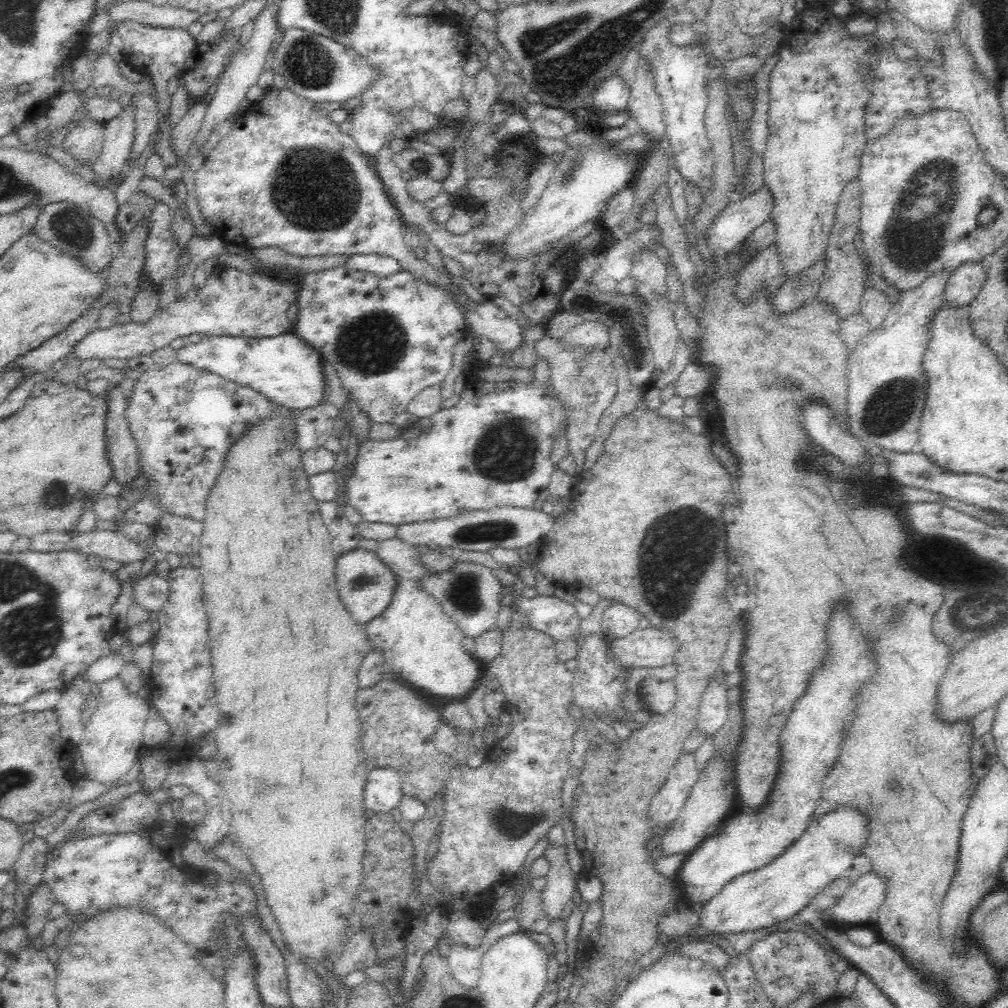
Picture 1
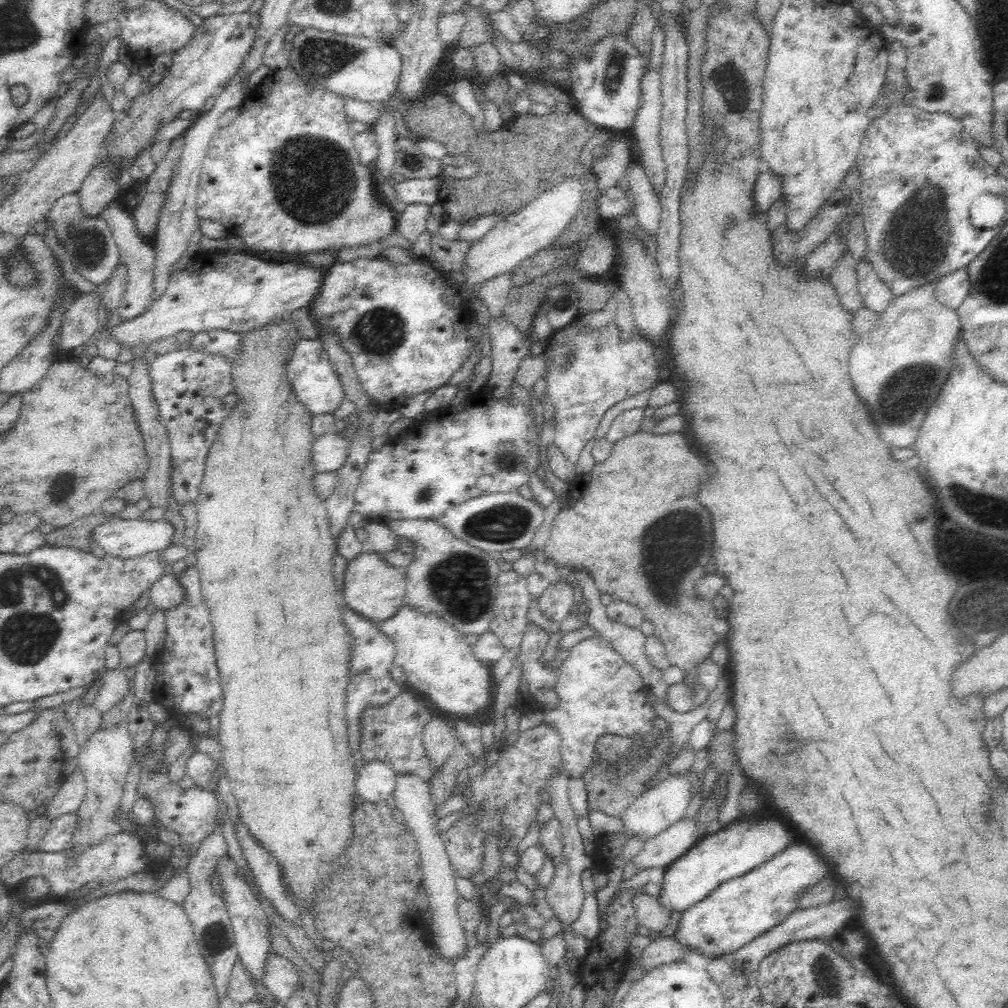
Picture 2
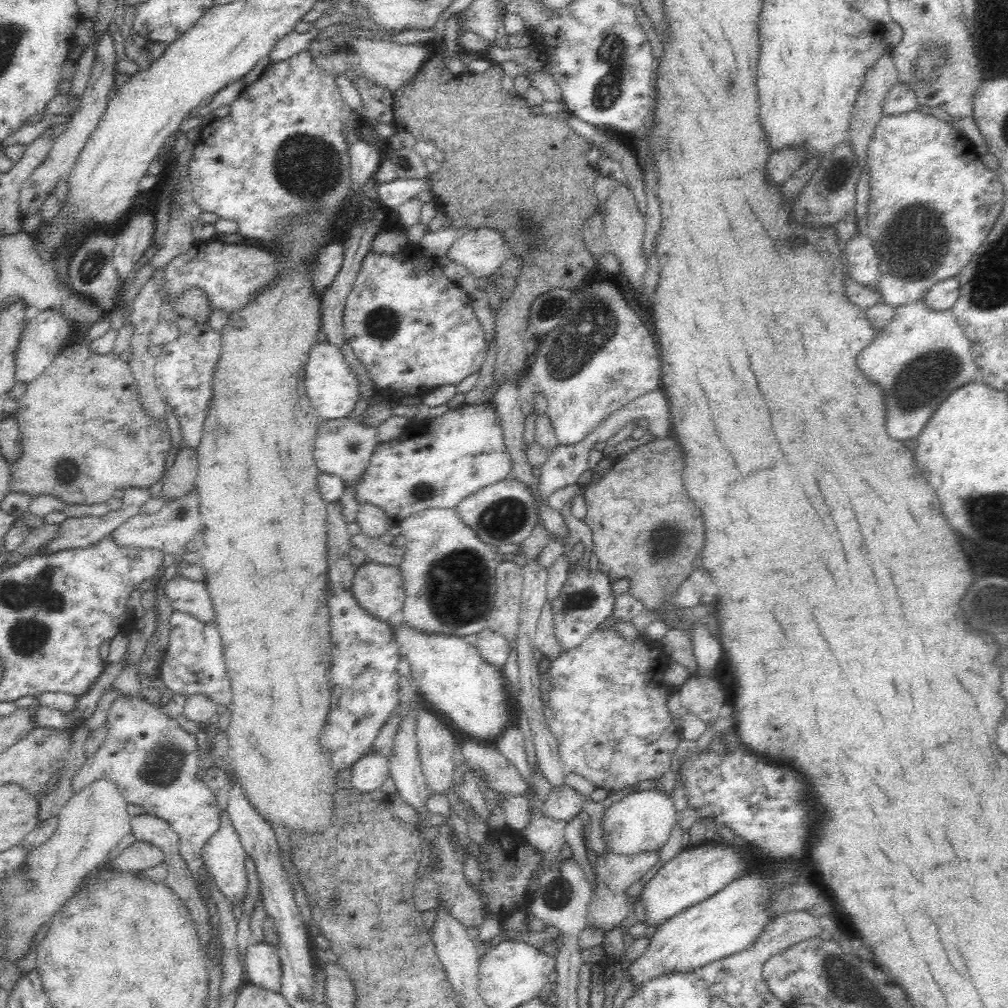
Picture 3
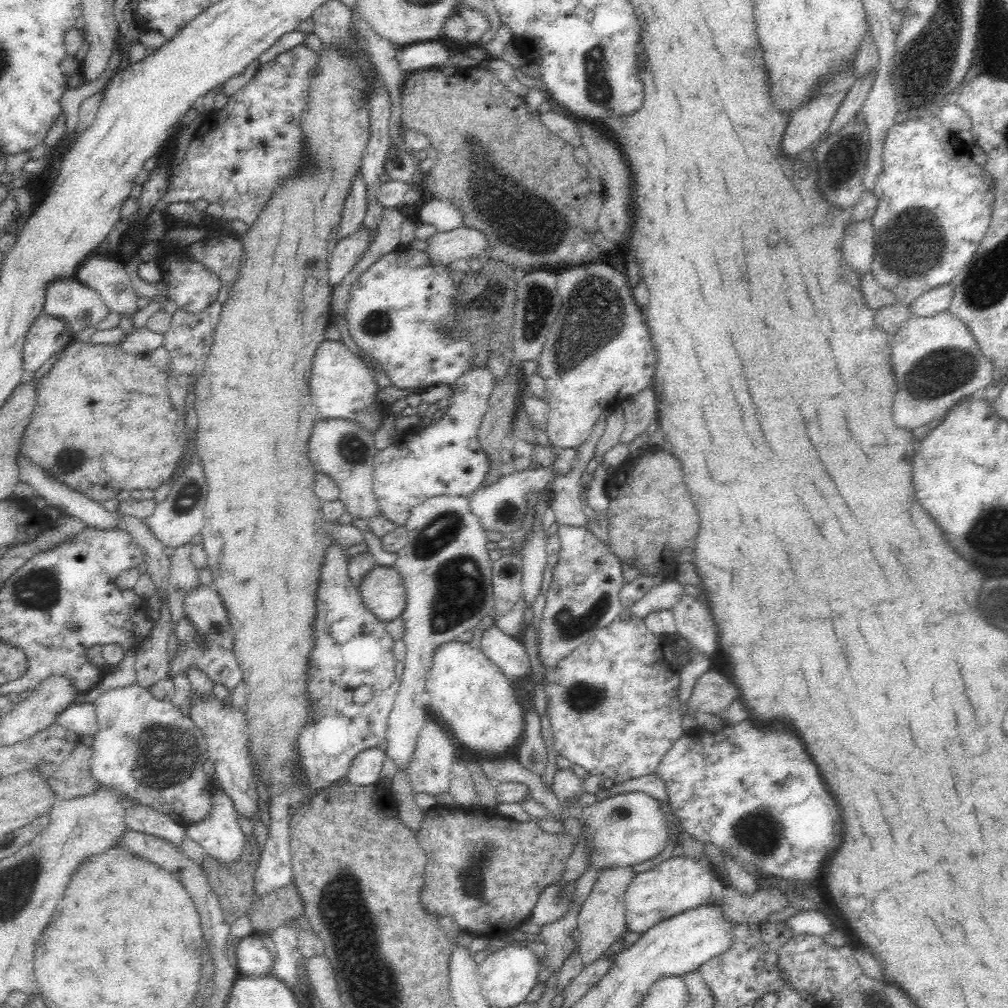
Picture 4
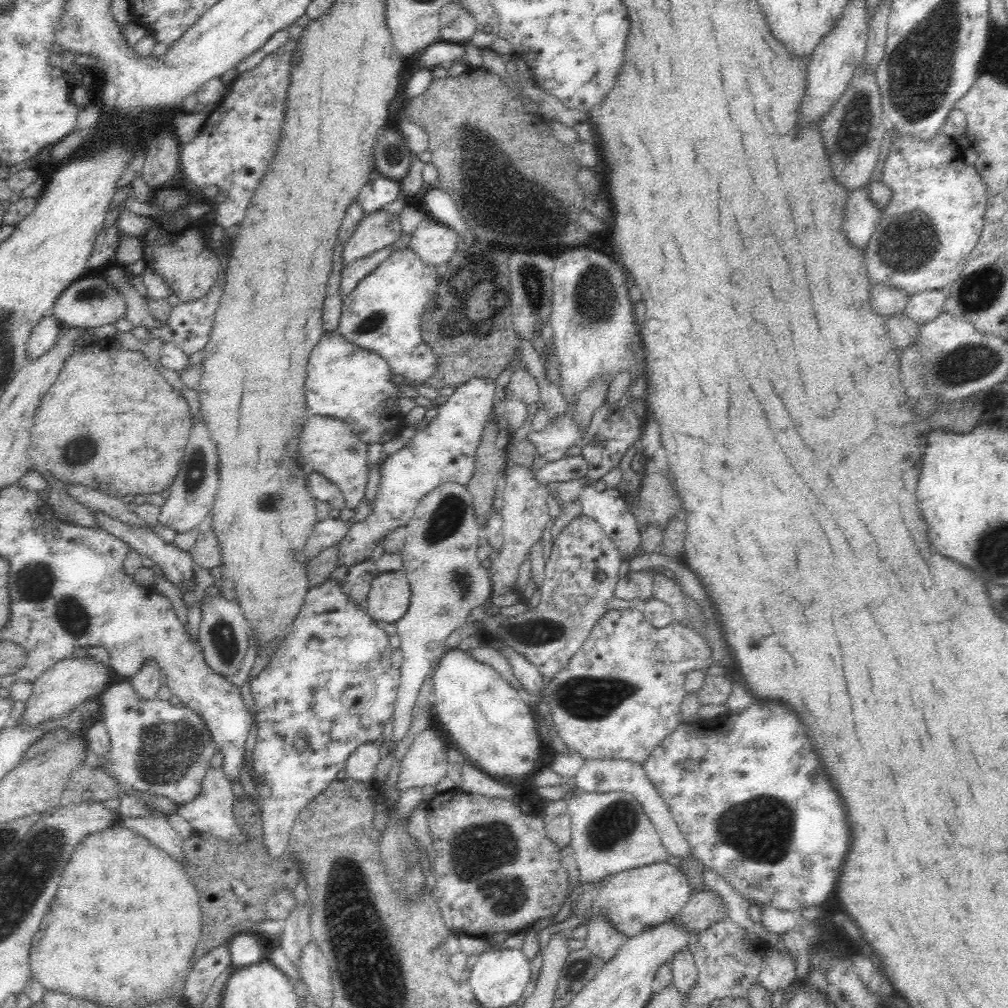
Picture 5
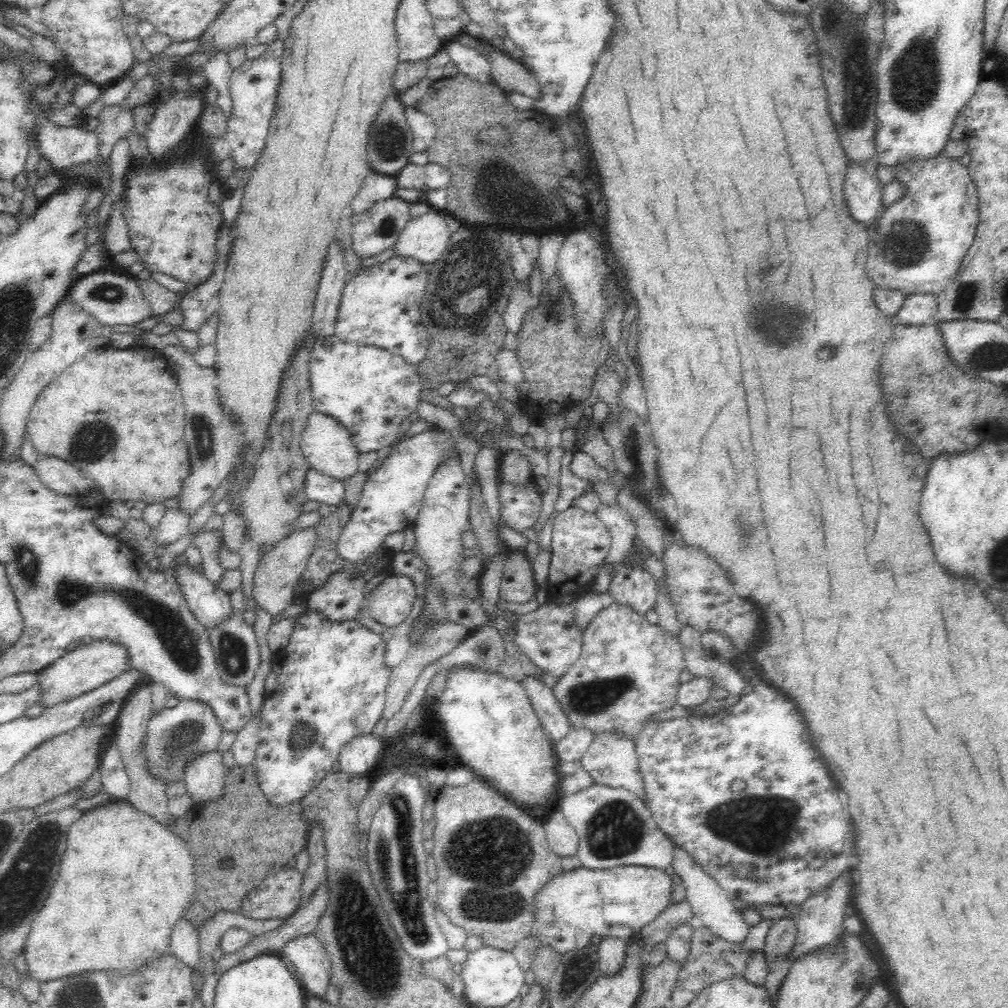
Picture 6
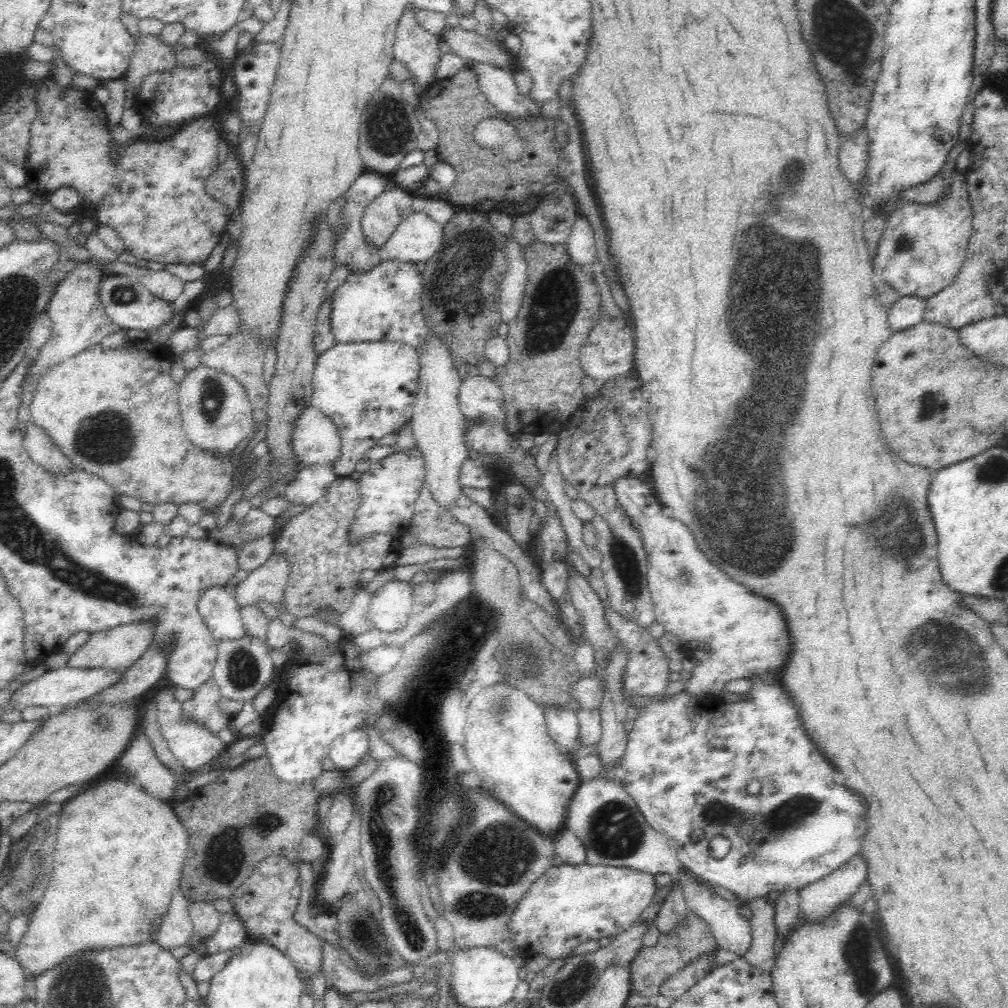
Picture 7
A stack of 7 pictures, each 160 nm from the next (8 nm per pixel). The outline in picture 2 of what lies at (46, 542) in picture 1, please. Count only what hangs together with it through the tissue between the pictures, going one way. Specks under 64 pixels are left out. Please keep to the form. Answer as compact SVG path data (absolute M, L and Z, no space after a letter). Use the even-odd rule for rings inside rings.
M114 518L96 526L88 538L92 537L108 556L128 560L168 548L172 534L174 528L166 518L157 521Z

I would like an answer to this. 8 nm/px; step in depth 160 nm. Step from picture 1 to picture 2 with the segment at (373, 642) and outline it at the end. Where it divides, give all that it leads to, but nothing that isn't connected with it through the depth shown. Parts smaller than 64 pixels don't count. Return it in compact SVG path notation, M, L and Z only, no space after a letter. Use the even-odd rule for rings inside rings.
M400 604L396 614L386 620L376 623L380 632L384 633L395 646L395 655L392 664L403 668L404 679L412 684L418 692L424 692L426 698L436 705L436 708L450 712L454 716L462 716L476 721L485 718L490 712L490 705L494 700L490 690L489 665L480 662L472 652L471 645L464 644L464 633L450 626L443 618L433 612L420 612L411 604Z

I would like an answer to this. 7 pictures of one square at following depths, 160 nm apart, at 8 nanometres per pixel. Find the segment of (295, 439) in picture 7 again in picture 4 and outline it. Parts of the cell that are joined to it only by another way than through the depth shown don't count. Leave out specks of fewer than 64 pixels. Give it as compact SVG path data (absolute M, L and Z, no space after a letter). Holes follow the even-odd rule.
M347 419L319 420L314 424L308 442L308 455L316 472L327 474L336 482L340 492L339 500L354 519L369 520L380 512L373 494L373 469L375 466L374 434Z

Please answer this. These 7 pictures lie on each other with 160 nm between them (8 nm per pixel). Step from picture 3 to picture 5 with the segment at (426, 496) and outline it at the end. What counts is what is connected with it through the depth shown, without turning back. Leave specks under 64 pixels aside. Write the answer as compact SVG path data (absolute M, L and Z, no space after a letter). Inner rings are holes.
M474 376L464 384L454 387L454 392L447 397L446 402L439 406L438 414L431 420L430 424L410 440L397 452L390 454L380 467L381 481L378 486L376 500L371 506L370 514L363 523L352 523L347 535L339 542L338 557L342 566L350 567L364 560L370 559L372 550L380 542L383 536L392 532L400 525L407 525L420 500L424 499L432 490L436 490L442 484L456 482L461 486L468 486L468 482L476 470L476 452L480 445L482 432L485 430L488 414L492 411L493 400L496 394L495 381L481 376Z

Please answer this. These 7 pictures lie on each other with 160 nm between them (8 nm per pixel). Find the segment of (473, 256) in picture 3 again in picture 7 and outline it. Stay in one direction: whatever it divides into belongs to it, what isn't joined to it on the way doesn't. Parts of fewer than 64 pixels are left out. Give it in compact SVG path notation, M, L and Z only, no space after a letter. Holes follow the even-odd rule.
M423 211L404 217L401 224L385 242L383 248L390 259L418 263L430 260L439 250L444 236L444 226L428 217Z

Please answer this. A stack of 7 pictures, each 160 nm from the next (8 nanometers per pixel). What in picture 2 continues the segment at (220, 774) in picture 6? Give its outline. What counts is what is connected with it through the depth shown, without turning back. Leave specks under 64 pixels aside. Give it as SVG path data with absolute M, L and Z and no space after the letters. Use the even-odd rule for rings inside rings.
M228 854L224 855L215 868L220 875L223 888L223 902L226 905L231 924L233 925L235 944L238 950L237 956L241 958L242 965L246 968L252 982L258 981L264 986L264 974L266 974L266 962L272 951L270 943L270 923L266 913L262 909L261 903L254 896L252 889L246 881L242 881L236 872L239 868L232 862Z

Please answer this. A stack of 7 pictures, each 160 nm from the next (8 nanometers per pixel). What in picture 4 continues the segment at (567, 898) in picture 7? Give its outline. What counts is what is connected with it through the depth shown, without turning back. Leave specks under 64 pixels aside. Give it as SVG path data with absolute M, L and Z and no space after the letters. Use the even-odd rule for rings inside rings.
M684 855L672 856L648 871L636 873L624 895L627 929L644 933L662 920L711 902L714 879L718 880L718 870L708 859L696 860Z

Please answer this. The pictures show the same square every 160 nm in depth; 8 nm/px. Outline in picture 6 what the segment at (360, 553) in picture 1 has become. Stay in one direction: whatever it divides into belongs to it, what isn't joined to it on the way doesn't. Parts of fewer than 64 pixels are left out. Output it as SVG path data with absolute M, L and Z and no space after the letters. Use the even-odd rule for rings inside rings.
M388 574L388 576L370 592L371 615L388 629L396 629L408 618L418 594L413 580L409 576Z

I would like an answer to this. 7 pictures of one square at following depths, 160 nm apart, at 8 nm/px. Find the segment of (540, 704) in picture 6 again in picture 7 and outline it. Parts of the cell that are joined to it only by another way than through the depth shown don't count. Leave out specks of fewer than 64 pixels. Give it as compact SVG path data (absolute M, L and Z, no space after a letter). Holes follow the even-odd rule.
M542 707L548 735L558 750L568 756L570 750L580 750L577 711L562 707Z

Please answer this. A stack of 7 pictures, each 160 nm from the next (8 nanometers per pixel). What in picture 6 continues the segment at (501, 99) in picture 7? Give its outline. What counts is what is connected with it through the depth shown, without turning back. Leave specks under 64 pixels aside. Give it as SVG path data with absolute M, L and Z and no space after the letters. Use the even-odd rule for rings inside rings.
M454 41L441 48L449 56L460 73L466 74L468 77L478 81L478 83L492 83L496 80L491 73L491 64L484 55L462 45L459 41Z

